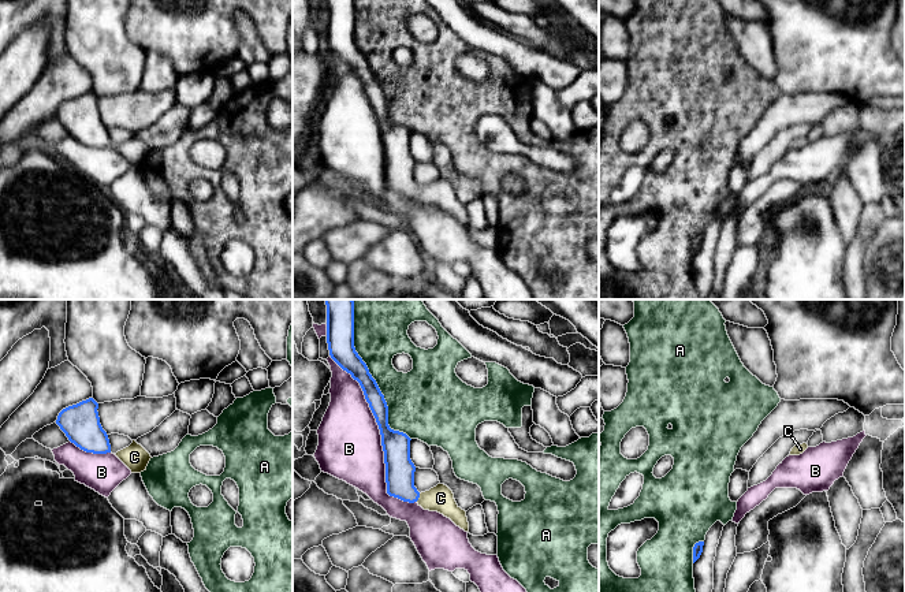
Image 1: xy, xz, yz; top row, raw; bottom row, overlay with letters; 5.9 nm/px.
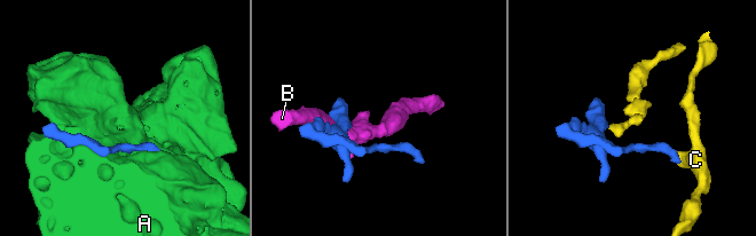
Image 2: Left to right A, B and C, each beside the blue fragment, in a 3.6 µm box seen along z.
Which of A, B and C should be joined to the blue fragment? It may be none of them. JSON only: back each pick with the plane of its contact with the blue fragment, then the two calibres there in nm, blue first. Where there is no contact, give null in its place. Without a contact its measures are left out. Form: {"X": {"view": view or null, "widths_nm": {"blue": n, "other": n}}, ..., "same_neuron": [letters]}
{"C": {"view": "xz", "widths_nm": {"blue": 180, "other": 160}}, "same_neuron": ["C"]}

